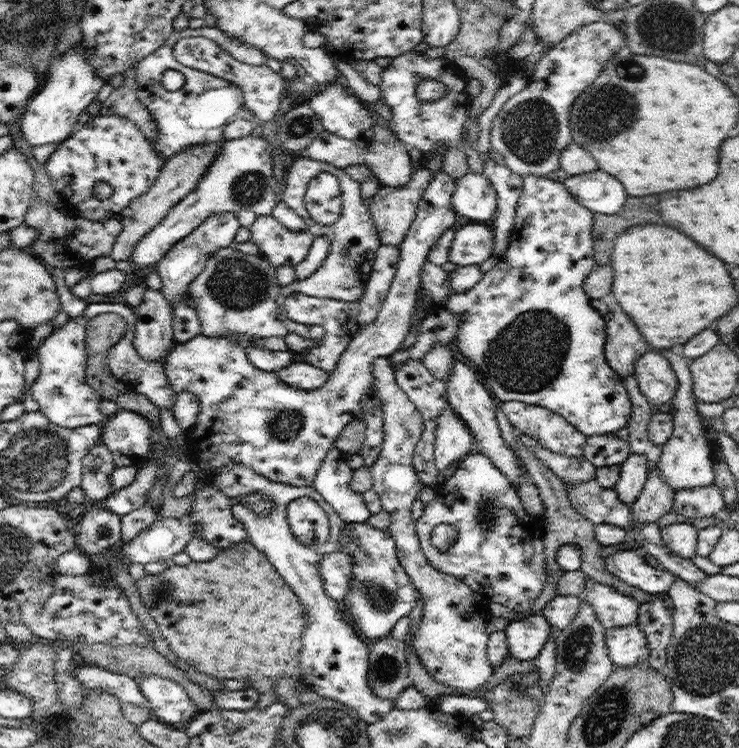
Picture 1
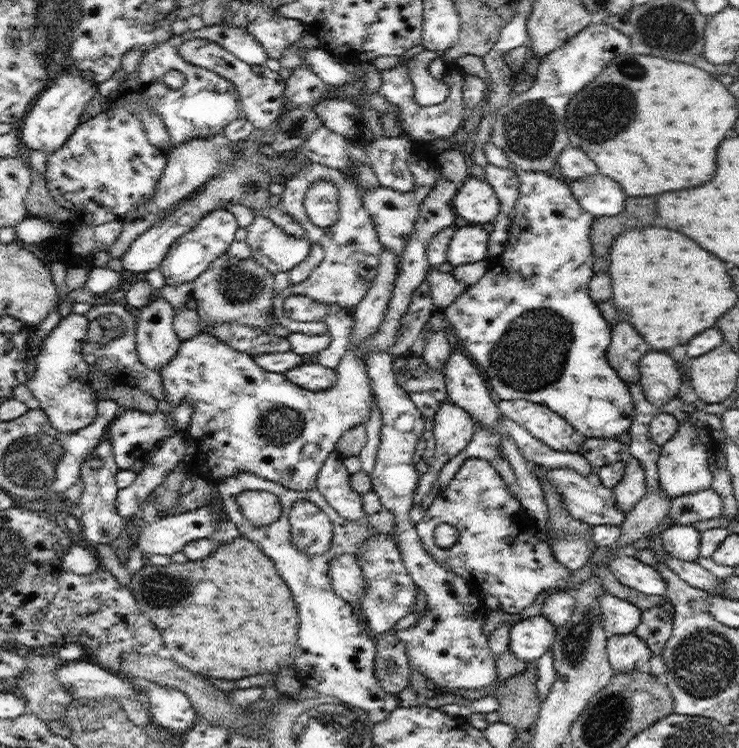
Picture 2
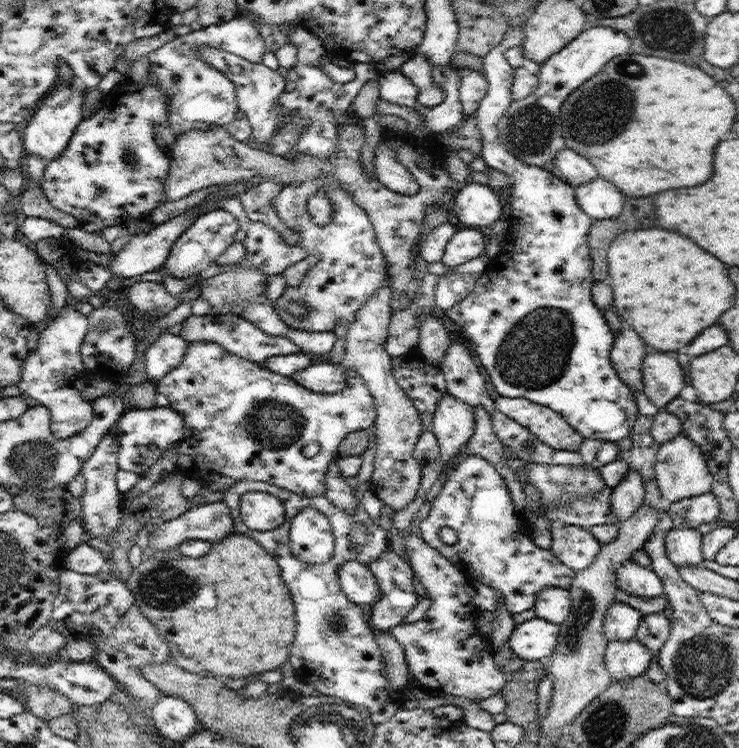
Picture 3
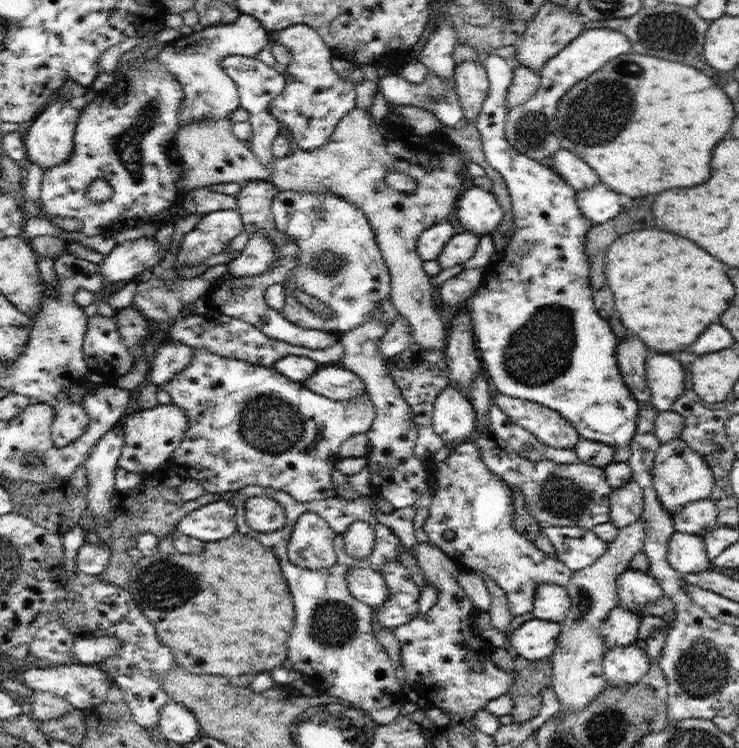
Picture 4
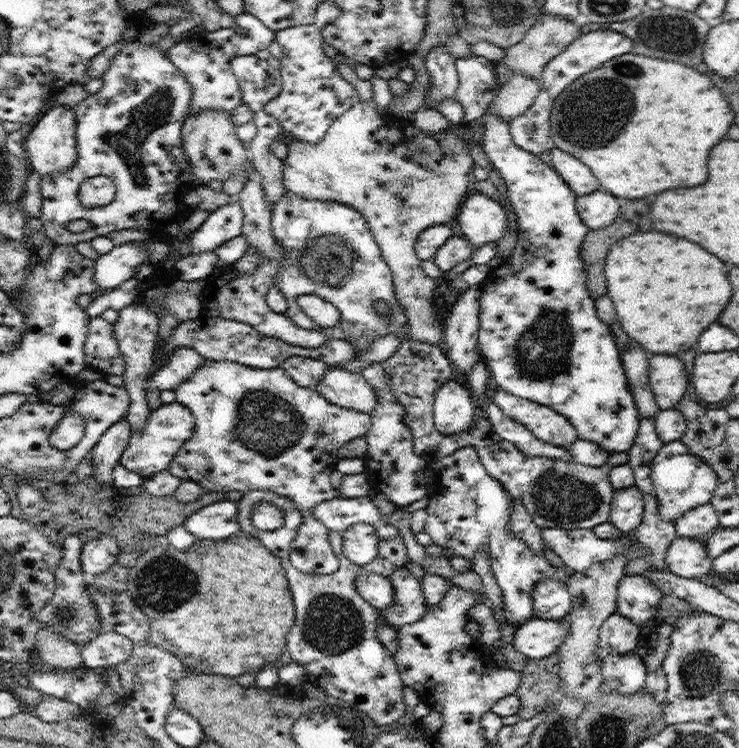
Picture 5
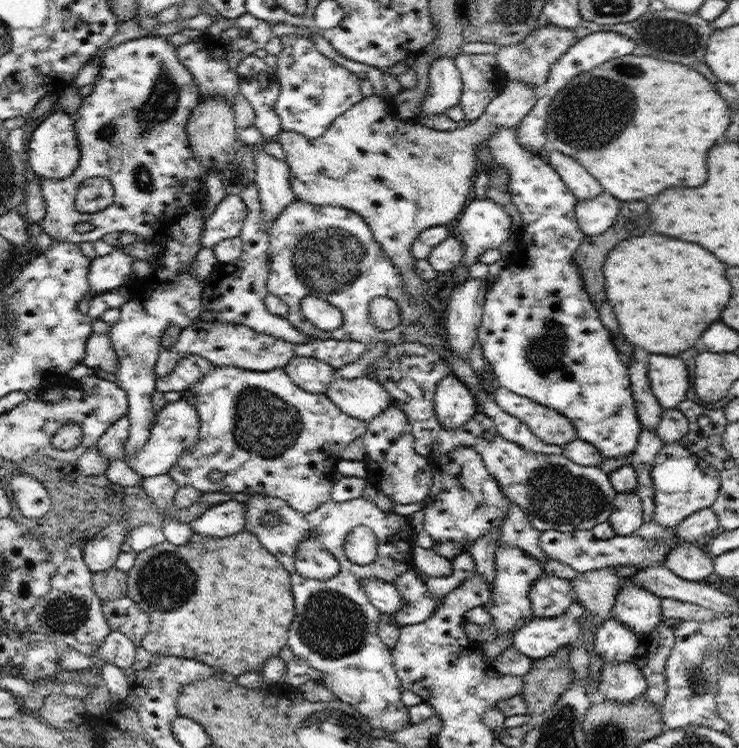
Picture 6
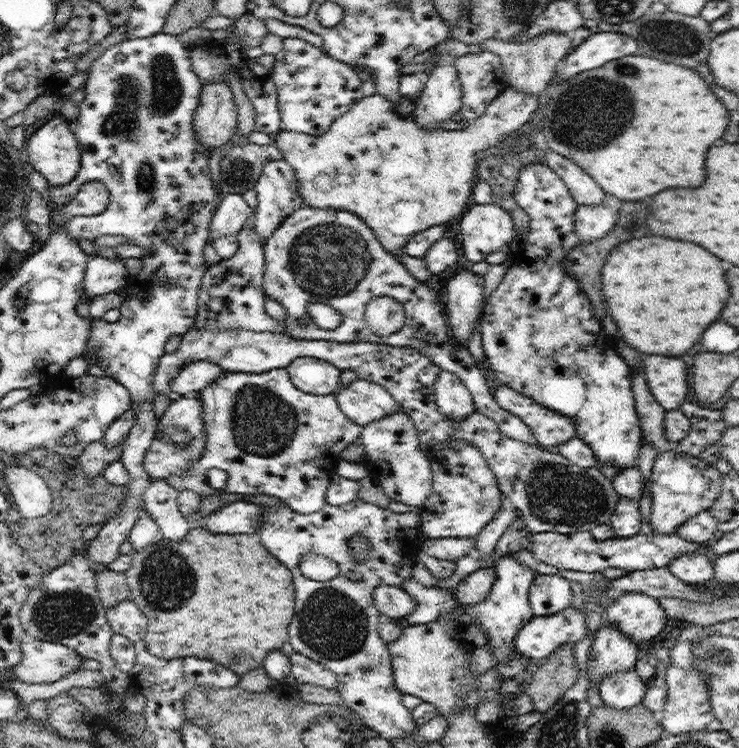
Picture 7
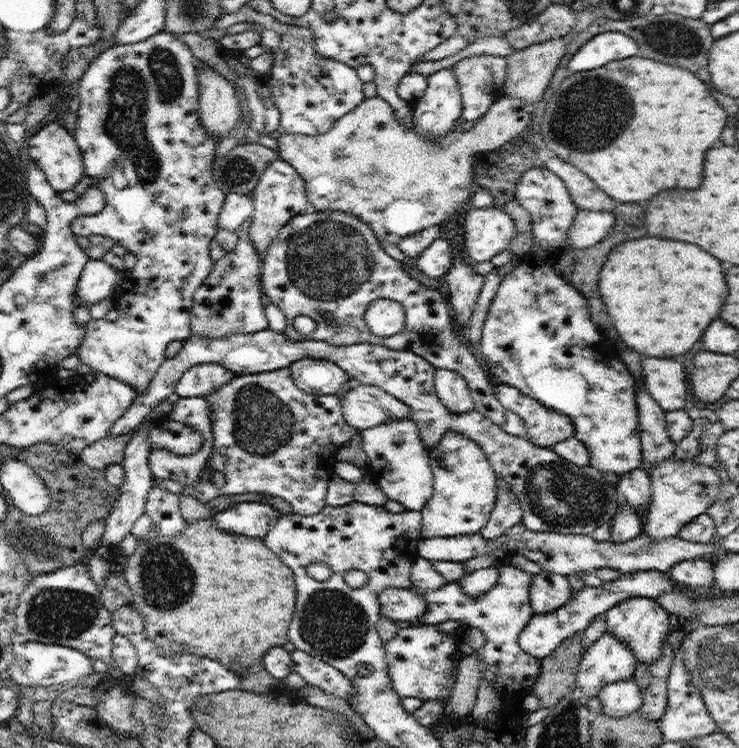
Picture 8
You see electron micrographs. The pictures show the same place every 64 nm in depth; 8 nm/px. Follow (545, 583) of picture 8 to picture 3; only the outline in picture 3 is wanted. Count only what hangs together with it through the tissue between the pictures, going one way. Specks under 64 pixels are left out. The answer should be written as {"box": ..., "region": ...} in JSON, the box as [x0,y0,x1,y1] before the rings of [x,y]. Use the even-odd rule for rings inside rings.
{"box":[535,586,572,625],"region":[[[546,586],[535,602],[536,616],[561,625],[572,606],[569,589]]]}

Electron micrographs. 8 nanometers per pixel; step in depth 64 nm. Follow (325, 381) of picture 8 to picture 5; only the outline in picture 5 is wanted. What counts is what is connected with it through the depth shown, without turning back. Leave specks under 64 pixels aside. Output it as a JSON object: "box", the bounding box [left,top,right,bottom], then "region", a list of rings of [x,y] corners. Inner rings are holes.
{"box":[281,356,330,390],"region":[[[290,356],[281,364],[281,367],[298,386],[312,390],[315,390],[318,381],[325,377],[330,368],[320,359],[304,356]]]}

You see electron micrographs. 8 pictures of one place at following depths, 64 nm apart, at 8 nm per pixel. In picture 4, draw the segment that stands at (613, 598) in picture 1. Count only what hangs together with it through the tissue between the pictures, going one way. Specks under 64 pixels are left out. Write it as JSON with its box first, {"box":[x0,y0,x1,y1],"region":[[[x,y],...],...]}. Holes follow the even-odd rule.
{"box":[601,606,640,648],"region":[[[621,606],[614,607],[601,628],[606,648],[637,643],[640,623],[640,614],[634,614]]]}

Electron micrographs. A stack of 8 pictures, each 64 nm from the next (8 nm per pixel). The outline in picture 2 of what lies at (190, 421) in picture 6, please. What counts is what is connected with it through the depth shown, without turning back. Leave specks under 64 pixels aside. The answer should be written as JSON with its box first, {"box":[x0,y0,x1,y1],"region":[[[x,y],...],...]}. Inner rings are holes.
{"box":[106,409,179,474],"region":[[[122,409],[109,426],[106,439],[112,443],[117,468],[119,470],[132,470],[138,474],[144,469],[153,453],[161,448],[164,441],[174,436],[178,431],[179,428],[172,412],[167,415],[160,410],[147,413],[134,409]]]}

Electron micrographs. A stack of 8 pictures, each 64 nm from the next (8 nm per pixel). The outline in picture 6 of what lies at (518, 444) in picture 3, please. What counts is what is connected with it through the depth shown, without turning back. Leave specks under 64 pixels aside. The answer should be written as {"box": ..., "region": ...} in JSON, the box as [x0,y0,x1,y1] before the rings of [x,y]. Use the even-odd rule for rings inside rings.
{"box":[266,200,565,455],"region":[[[296,200],[286,204],[280,216],[274,219],[270,235],[270,272],[266,279],[268,292],[275,294],[288,305],[285,317],[300,333],[313,338],[336,340],[356,340],[361,343],[384,342],[392,345],[403,342],[419,342],[435,350],[447,362],[453,375],[456,375],[472,391],[477,400],[479,412],[487,414],[494,422],[500,436],[519,444],[527,453],[565,455],[564,449],[555,444],[540,440],[527,424],[508,414],[496,404],[493,395],[484,388],[484,380],[476,375],[470,361],[459,357],[448,349],[442,329],[437,326],[432,306],[428,302],[429,293],[412,300],[404,292],[400,269],[392,266],[390,258],[382,252],[381,245],[374,238],[366,222],[356,212],[334,207],[332,204],[318,207],[305,201]],[[305,296],[315,296],[327,300],[340,310],[343,324],[336,330],[326,331],[313,326],[302,314],[301,300]],[[385,296],[396,301],[400,307],[400,325],[382,331],[370,319],[369,304],[373,298]]]}

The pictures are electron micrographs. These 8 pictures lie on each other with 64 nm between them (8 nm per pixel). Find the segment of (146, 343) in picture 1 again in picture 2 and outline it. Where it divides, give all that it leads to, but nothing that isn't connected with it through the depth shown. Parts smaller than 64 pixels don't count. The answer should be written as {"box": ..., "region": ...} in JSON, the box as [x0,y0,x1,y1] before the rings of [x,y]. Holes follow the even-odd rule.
{"box":[135,293,183,371],"region":[[[158,293],[140,308],[135,330],[140,362],[152,370],[160,368],[161,371],[178,354],[183,343],[173,330],[172,305]]]}

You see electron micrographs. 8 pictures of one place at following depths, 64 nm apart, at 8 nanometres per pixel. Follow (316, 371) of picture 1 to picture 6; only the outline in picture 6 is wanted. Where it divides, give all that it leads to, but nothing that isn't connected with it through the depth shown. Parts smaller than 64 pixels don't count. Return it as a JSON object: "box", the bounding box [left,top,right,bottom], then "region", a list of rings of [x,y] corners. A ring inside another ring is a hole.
{"box":[325,376,394,423],"region":[[[366,376],[333,378],[325,393],[342,412],[368,423],[394,401],[385,386]]]}

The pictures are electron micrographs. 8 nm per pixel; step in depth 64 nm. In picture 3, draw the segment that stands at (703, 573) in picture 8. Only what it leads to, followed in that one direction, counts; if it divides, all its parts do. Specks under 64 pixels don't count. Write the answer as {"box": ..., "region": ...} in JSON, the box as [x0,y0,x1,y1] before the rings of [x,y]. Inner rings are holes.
{"box":[665,528,703,566],"region":[[[673,528],[665,538],[667,557],[677,566],[703,566],[703,535],[695,528]]]}

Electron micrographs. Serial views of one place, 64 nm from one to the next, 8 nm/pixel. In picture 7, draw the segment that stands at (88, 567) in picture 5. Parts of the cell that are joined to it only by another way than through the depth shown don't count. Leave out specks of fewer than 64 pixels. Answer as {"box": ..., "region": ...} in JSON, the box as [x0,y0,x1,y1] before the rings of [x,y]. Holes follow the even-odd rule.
{"box":[48,32,222,566],"region":[[[162,32],[148,38],[124,39],[119,44],[110,46],[93,61],[87,71],[83,89],[85,96],[79,104],[77,119],[69,124],[81,150],[81,169],[72,183],[66,186],[50,185],[48,196],[54,208],[64,208],[75,200],[75,195],[86,182],[102,181],[110,193],[110,203],[101,214],[74,216],[64,225],[50,218],[50,230],[54,232],[62,228],[76,242],[88,239],[94,243],[98,235],[121,235],[127,238],[129,244],[142,247],[146,251],[144,258],[141,258],[140,272],[137,276],[127,278],[124,287],[126,298],[119,308],[120,319],[114,323],[91,319],[92,334],[83,352],[87,362],[91,352],[91,356],[95,358],[97,365],[107,372],[107,376],[115,378],[130,391],[131,406],[137,414],[134,426],[122,443],[121,462],[130,475],[127,499],[119,506],[117,515],[102,527],[98,537],[87,541],[85,545],[84,554],[92,563],[107,566],[118,558],[120,544],[127,540],[144,510],[144,491],[149,487],[151,476],[144,470],[142,463],[155,439],[159,422],[153,411],[153,380],[160,359],[165,353],[166,341],[172,335],[186,335],[195,327],[198,293],[208,269],[204,264],[204,250],[209,245],[208,240],[211,240],[210,223],[222,198],[216,185],[212,184],[208,167],[209,150],[199,141],[194,130],[194,113],[200,104],[202,84],[192,68],[187,43],[180,42],[177,36]]]}

